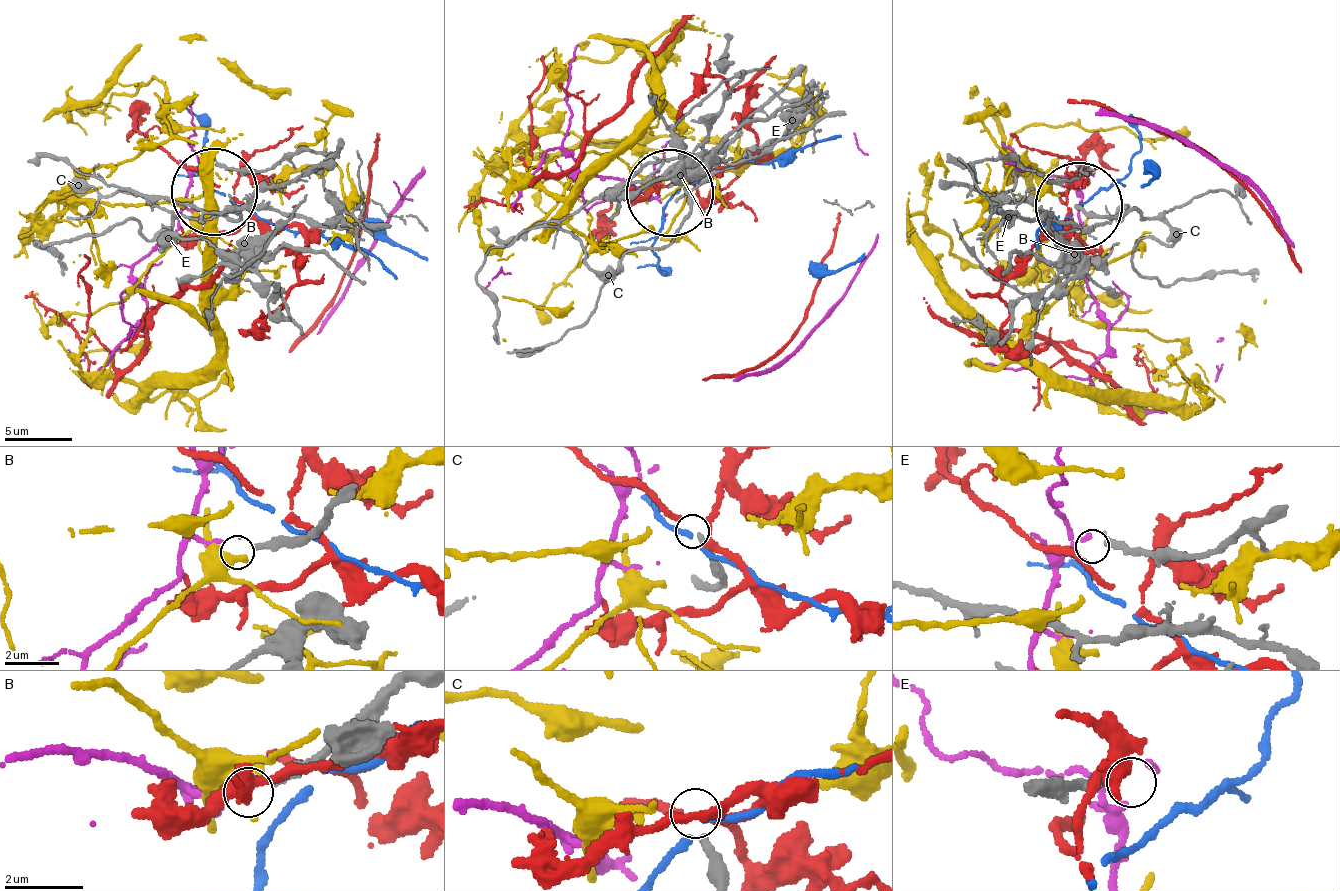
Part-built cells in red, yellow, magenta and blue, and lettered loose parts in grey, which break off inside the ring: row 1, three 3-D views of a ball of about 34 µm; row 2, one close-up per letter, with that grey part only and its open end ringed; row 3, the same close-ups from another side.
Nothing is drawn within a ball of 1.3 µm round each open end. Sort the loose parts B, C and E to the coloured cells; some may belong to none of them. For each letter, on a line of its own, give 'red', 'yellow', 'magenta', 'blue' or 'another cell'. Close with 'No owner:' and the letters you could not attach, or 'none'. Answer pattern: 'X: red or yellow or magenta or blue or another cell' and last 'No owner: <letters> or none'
B: another cell
C: another cell
E: another cell
No owner: B, C, E

